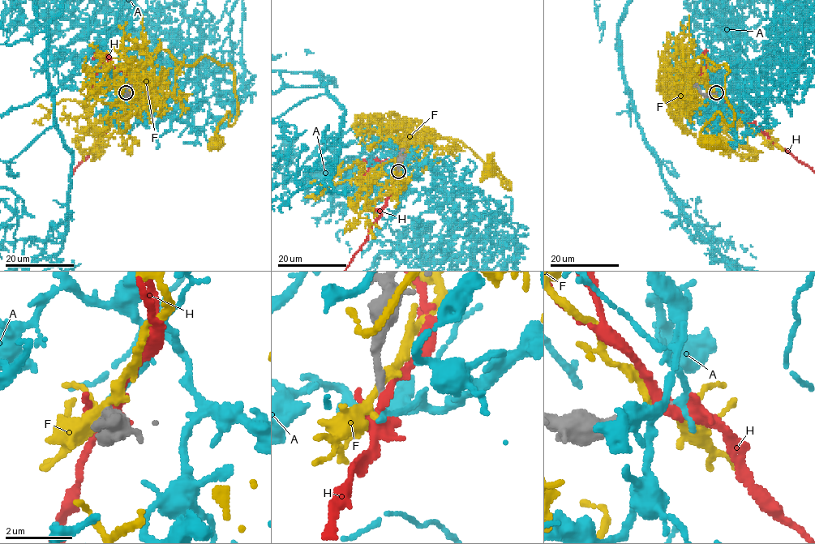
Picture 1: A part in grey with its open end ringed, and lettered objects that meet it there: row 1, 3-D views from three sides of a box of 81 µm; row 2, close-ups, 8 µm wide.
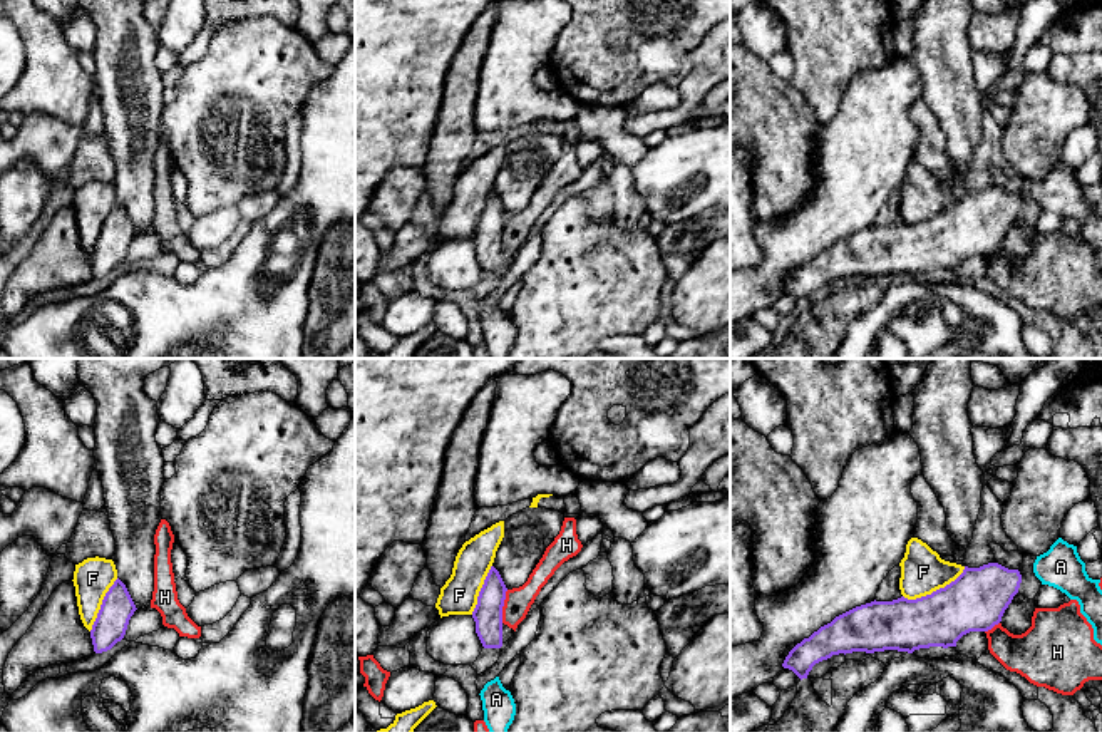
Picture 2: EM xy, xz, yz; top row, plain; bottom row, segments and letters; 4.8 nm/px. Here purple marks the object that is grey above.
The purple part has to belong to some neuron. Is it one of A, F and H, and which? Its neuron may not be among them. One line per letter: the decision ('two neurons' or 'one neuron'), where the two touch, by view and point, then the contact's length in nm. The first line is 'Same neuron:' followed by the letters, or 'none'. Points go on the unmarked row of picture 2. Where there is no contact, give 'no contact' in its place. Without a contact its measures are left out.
Same neuron: A
A: one neuron; no contact
F: two neurons; meets purple in yz at (937, 215); contact 340 nm long
H: two neurons; meets purple in xz at (503, 230); contact 160 nm long

